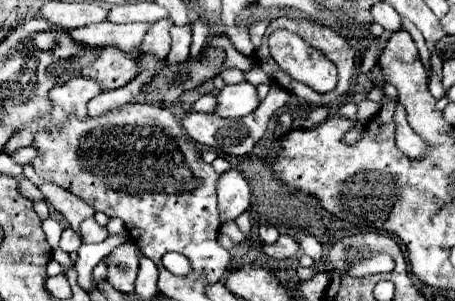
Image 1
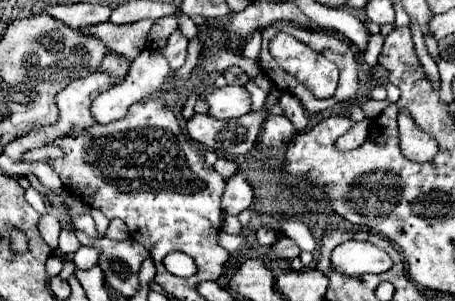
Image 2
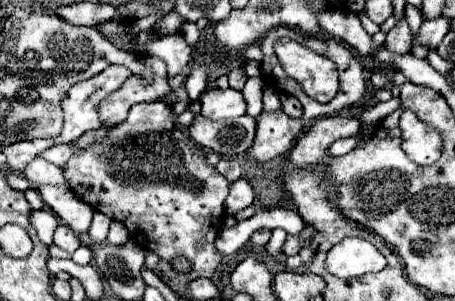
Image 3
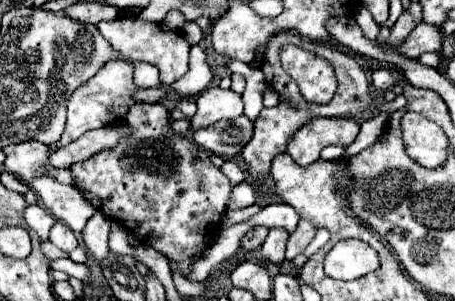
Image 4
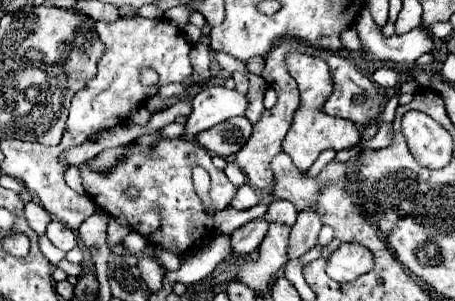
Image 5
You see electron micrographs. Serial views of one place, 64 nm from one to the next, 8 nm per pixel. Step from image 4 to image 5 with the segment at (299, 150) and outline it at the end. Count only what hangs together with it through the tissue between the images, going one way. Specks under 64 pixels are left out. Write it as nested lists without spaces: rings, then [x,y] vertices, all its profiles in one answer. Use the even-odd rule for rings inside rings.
[[[288,54],[286,66],[298,85],[300,106],[294,114],[294,122],[282,146],[284,146],[284,152],[292,158],[294,166],[304,172],[312,166],[312,162],[320,156],[320,152],[330,148],[340,151],[356,145],[360,140],[360,131],[358,126],[354,126],[350,120],[326,116],[322,112],[323,105],[333,90],[333,80],[330,78],[328,64],[324,60],[308,56],[308,54]]]

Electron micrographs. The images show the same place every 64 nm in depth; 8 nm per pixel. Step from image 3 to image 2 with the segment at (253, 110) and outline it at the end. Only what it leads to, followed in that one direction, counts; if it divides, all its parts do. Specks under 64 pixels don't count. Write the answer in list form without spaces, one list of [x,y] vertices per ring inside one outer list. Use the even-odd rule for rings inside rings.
[[[252,80],[246,84],[246,90],[248,90],[250,98],[252,98],[252,110],[260,110],[264,106],[264,100],[266,100],[268,92],[262,90],[262,88],[258,88],[256,82],[252,82]]]

